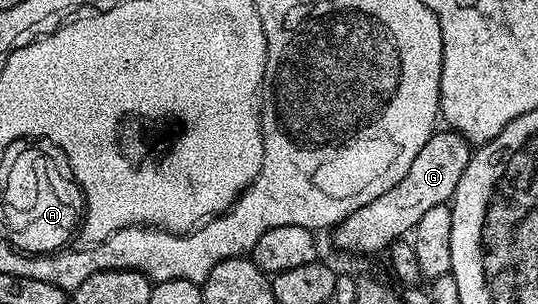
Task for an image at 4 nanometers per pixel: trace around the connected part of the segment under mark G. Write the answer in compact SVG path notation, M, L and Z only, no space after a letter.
M435 130L434 135L428 137L424 149L416 153L416 161L412 161L408 173L404 173L388 193L380 193L376 201L360 205L356 213L333 228L335 245L342 251L374 255L377 251L385 252L396 240L409 236L428 209L436 209L436 205L449 204L453 200L456 185L460 185L460 177L464 177L464 169L468 169L471 154L471 143L459 131Z

